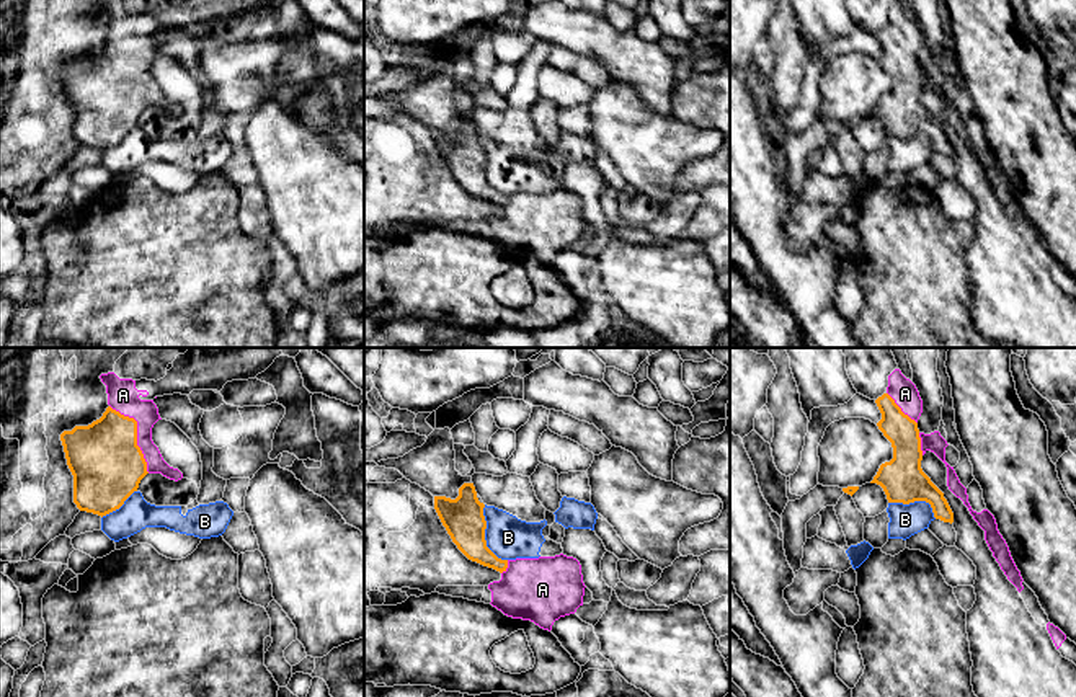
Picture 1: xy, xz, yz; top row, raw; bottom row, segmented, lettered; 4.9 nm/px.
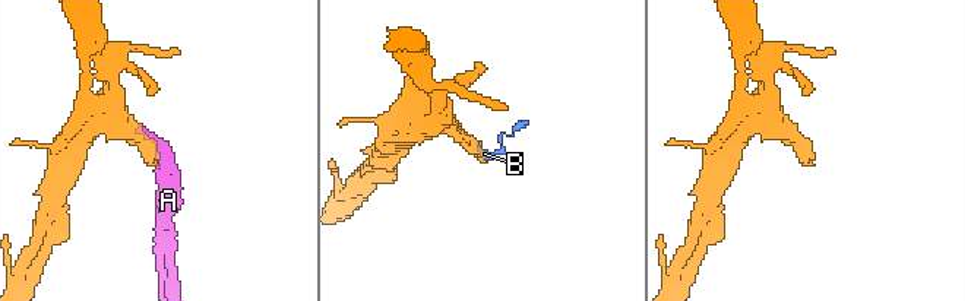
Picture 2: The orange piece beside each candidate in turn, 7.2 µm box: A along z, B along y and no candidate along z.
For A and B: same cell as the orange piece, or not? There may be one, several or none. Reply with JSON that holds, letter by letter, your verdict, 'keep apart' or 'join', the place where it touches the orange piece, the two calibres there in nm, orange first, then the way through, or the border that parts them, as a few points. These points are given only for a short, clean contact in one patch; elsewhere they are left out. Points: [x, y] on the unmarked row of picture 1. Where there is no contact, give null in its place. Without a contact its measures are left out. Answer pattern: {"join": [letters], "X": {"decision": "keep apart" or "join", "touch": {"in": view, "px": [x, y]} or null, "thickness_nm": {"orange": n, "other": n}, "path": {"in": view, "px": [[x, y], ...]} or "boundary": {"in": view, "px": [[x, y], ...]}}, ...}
{"join": ["A"], "A": {"decision": "join", "touch": {"in": "xy", "px": [136, 69]}, "thickness_nm": {"orange": 360, "other": 150}}, "B": {"decision": "keep apart", "touch": {"in": "xz", "px": [484, 170]}, "thickness_nm": {"orange": 200, "other": 220}, "boundary": {"in": "xz", "px": [[484, 139], [485, 178], [506, 195]]}}}

